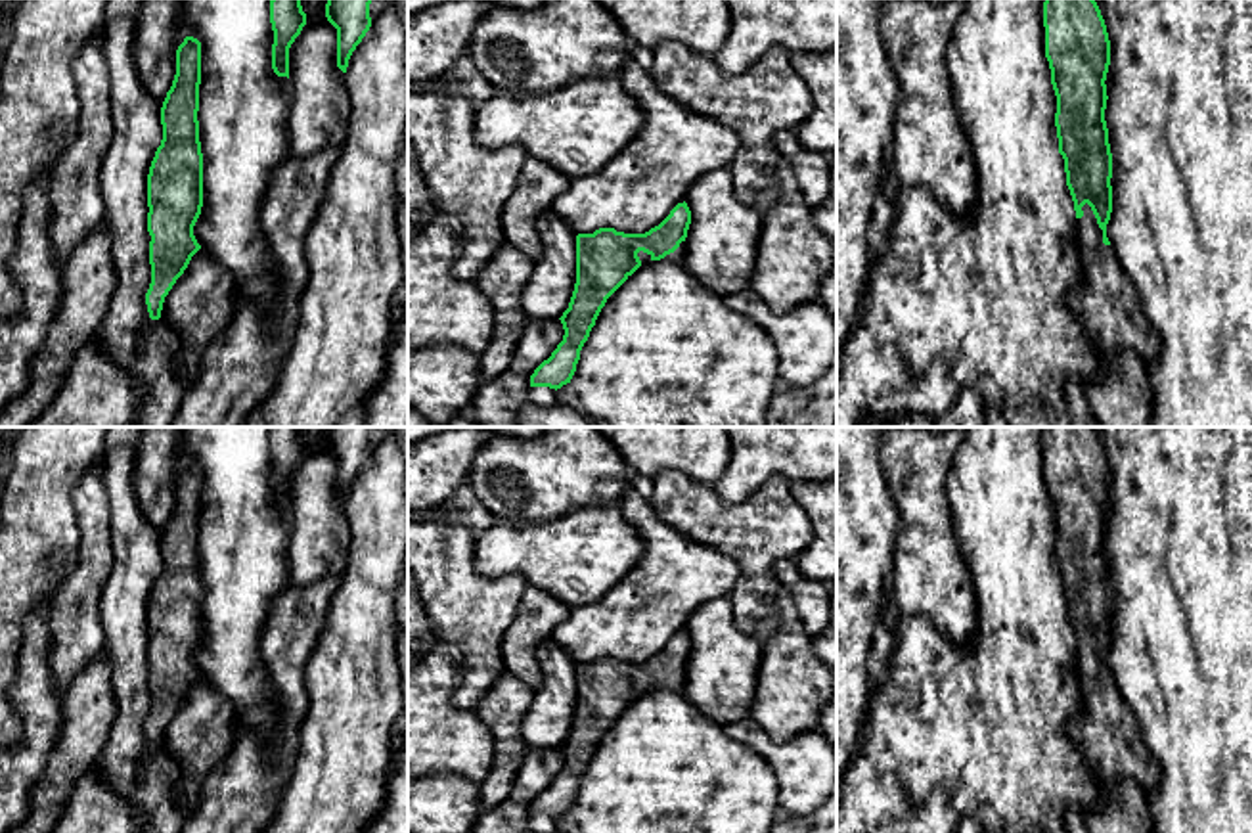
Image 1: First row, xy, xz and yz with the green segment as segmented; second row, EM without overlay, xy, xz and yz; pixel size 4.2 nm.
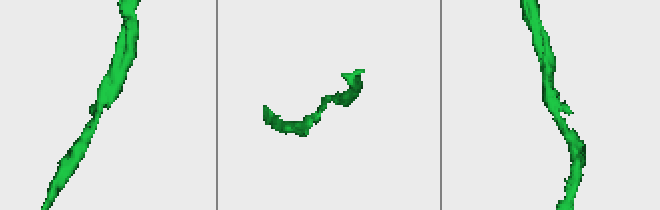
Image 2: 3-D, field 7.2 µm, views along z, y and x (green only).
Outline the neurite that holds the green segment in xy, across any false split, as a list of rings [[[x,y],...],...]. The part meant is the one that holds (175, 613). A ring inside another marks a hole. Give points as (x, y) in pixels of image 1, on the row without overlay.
[[[186,465],[176,479],[176,504],[170,519],[161,536],[163,569],[155,580],[155,586],[147,603],[147,661],[149,670],[149,693],[151,712],[145,722],[145,733],[151,749],[165,751],[178,762],[178,783],[184,799],[195,808],[201,793],[203,779],[209,772],[226,758],[235,737],[235,707],[212,689],[207,680],[201,678],[193,664],[193,655],[203,636],[203,582],[199,571],[199,513],[201,513],[201,471],[193,465]]]

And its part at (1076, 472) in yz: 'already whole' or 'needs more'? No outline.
needs more

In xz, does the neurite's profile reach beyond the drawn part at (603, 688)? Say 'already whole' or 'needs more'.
needs more

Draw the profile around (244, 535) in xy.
[[[184,427],[188,465],[201,471],[199,571],[203,636],[193,655],[201,678],[235,707],[235,724],[270,735],[276,705],[260,634],[278,597],[289,588],[289,507],[272,498],[272,427]]]

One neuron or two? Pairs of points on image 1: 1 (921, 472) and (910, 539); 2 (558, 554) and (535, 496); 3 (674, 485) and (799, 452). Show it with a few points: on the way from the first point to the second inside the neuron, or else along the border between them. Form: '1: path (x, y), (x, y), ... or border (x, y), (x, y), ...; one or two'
1: path (921, 489), (921, 521); one
2: border (586, 506), (542, 521), (498, 519); two
3: border (711, 485), (730, 502), (741, 502), (757, 491); two

